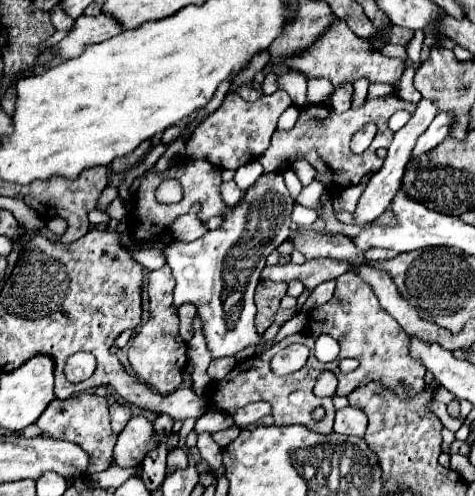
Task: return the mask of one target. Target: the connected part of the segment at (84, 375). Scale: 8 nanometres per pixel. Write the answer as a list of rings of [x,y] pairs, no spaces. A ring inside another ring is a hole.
[[[75,353],[65,361],[65,377],[69,383],[81,383],[93,375],[95,365],[97,361],[91,353]]]

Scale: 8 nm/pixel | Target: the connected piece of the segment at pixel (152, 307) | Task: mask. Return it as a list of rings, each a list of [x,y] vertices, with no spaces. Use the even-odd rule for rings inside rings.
[[[163,265],[163,269],[157,271],[149,271],[147,275],[149,321],[139,329],[129,349],[129,365],[137,379],[159,393],[173,393],[183,383],[181,373],[187,367],[187,345],[179,337],[179,317],[173,305],[173,289],[175,279],[169,265]]]

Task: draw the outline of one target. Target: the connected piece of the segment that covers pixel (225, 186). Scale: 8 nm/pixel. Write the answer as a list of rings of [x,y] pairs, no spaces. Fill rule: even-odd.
[[[223,181],[219,191],[221,191],[225,205],[237,205],[237,185],[235,185],[235,181]]]

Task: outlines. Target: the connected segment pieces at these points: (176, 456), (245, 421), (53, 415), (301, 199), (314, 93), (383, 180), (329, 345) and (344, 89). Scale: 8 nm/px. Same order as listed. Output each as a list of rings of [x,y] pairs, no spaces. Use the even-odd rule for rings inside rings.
[[[177,447],[177,451],[171,451],[167,457],[167,465],[175,465],[177,469],[187,467],[187,455],[185,451],[181,451],[181,447]]]
[[[259,401],[259,403],[249,403],[249,405],[241,407],[241,411],[235,411],[235,413],[233,413],[233,419],[235,419],[235,425],[239,425],[239,427],[243,429],[243,427],[247,427],[247,425],[259,421],[261,417],[265,417],[265,415],[269,415],[269,413],[271,413],[269,403]]]
[[[81,393],[81,395],[69,397],[65,401],[53,399],[53,403],[49,403],[49,407],[45,409],[45,415],[41,415],[41,419],[37,419],[37,425],[45,431],[43,437],[65,439],[65,441],[79,445],[83,451],[87,451],[91,457],[89,473],[101,473],[111,467],[113,447],[117,443],[117,433],[113,433],[113,429],[111,429],[109,409],[107,409],[105,397]]]
[[[313,181],[311,185],[301,189],[301,193],[297,197],[297,203],[303,205],[303,207],[311,207],[311,209],[319,211],[319,197],[321,197],[323,191],[325,191],[325,187],[319,185],[319,181]]]
[[[312,78],[307,82],[307,101],[309,104],[320,104],[334,92],[334,87],[326,78]]]
[[[421,99],[419,105],[417,105],[417,111],[415,111],[413,117],[409,119],[409,123],[395,133],[393,143],[391,143],[391,147],[389,147],[389,151],[387,151],[385,165],[381,167],[381,171],[377,171],[377,173],[371,177],[371,181],[367,183],[363,195],[359,197],[357,209],[353,211],[355,225],[365,225],[365,223],[375,221],[375,219],[385,211],[385,207],[389,207],[389,199],[393,197],[393,191],[397,191],[397,187],[401,185],[401,177],[403,177],[405,165],[407,165],[407,161],[409,161],[409,151],[413,149],[413,143],[415,143],[417,137],[425,131],[425,127],[429,127],[429,123],[433,121],[435,115],[437,115],[437,107],[433,107],[433,103],[429,103],[427,99]]]
[[[319,335],[317,341],[315,341],[315,357],[321,361],[321,363],[329,363],[333,359],[337,359],[339,355],[339,345],[333,337],[329,335]]]
[[[343,83],[341,87],[335,89],[331,97],[331,107],[336,113],[343,113],[350,109],[353,101],[353,83]]]

